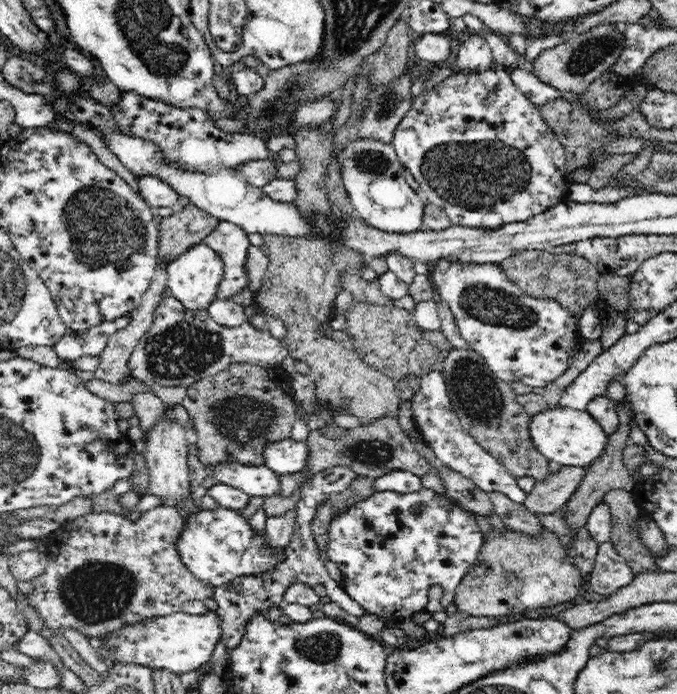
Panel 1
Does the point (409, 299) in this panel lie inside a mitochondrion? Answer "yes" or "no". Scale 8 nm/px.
no

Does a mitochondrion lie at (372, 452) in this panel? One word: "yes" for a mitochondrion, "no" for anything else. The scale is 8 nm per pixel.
yes

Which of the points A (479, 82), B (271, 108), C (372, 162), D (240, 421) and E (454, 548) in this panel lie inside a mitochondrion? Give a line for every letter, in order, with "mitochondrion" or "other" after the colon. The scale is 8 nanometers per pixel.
A: other
B: mitochondrion
C: mitochondrion
D: mitochondrion
E: other

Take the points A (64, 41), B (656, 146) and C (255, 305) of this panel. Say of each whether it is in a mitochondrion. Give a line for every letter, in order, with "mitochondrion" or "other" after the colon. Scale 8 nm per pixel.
A: other
B: other
C: other

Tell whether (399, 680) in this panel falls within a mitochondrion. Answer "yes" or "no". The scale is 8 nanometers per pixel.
no

